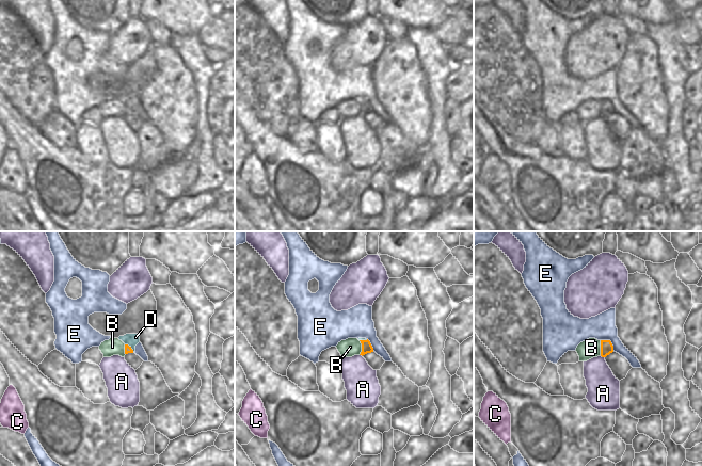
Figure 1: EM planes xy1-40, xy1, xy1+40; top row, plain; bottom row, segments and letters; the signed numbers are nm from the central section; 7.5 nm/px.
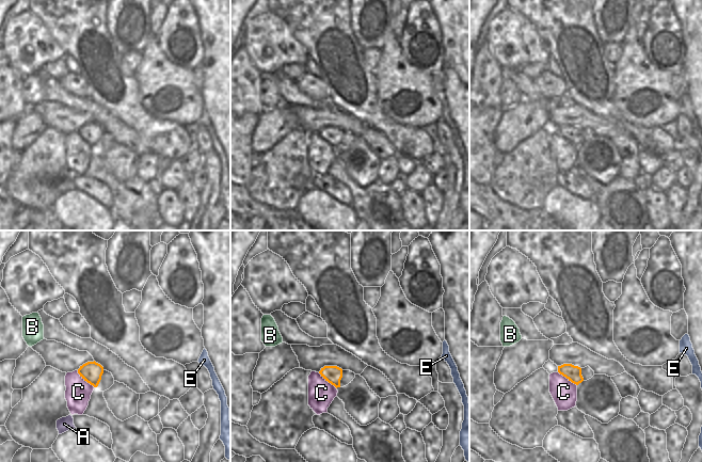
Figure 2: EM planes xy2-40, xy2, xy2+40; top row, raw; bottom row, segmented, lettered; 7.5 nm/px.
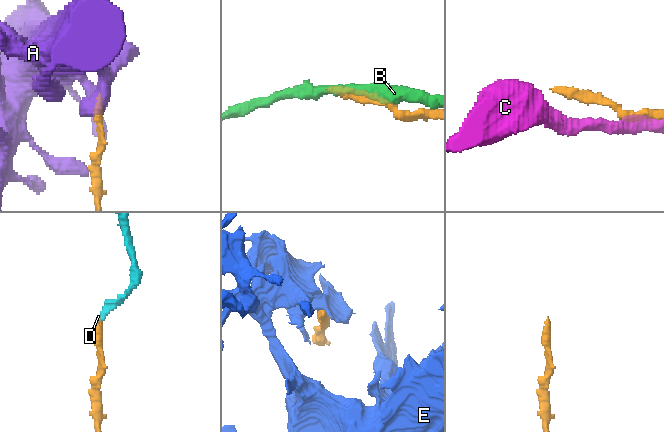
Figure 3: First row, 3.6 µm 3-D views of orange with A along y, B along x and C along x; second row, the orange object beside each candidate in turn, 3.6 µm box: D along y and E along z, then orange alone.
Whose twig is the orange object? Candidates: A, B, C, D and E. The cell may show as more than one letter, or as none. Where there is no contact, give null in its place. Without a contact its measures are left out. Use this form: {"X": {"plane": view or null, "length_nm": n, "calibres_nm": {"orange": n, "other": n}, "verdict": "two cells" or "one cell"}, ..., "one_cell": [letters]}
{"A": {"plane": "xy1+40", "length_nm": 40, "calibres_nm": {"orange": 100, "other": 240}, "verdict": "two cells"}, "B": {"plane": "xy1", "length_nm": 110, "calibres_nm": {"orange": 80, "other": 140}, "verdict": "two cells"}, "C": {"plane": "xy2-40", "length_nm": 190, "calibres_nm": {"orange": 160, "other": 190}, "verdict": "two cells"}, "D": {"plane": "xy1-40", "length_nm": 90, "calibres_nm": {"orange": 50, "other": 100}, "verdict": "one cell"}, "E": {"plane": "xy1+40", "length_nm": 130, "calibres_nm": {"orange": 100, "other": 190}, "verdict": "two cells"}, "one_cell": ["D"]}

